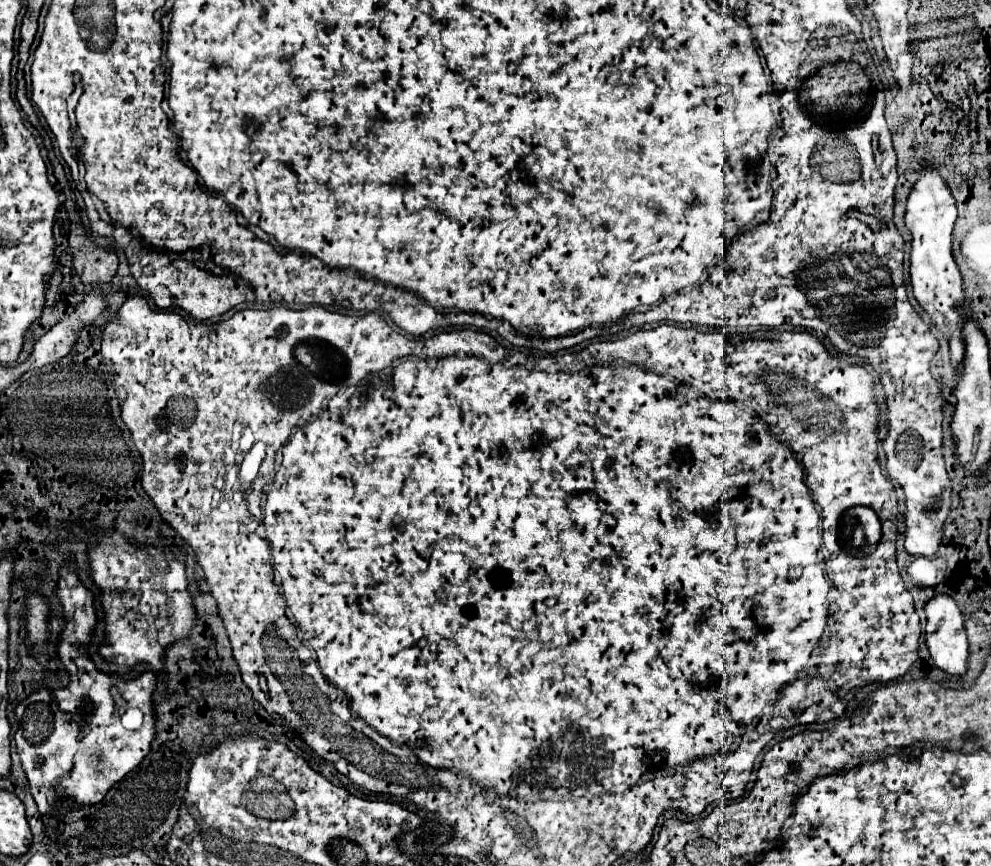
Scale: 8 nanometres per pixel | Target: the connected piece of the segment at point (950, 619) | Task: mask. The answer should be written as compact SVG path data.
M936 596L926 604L924 610L928 616L926 646L928 646L928 652L934 660L934 664L952 676L964 676L968 670L968 638L966 638L966 630L964 630L964 616L962 616L958 604L950 596Z

